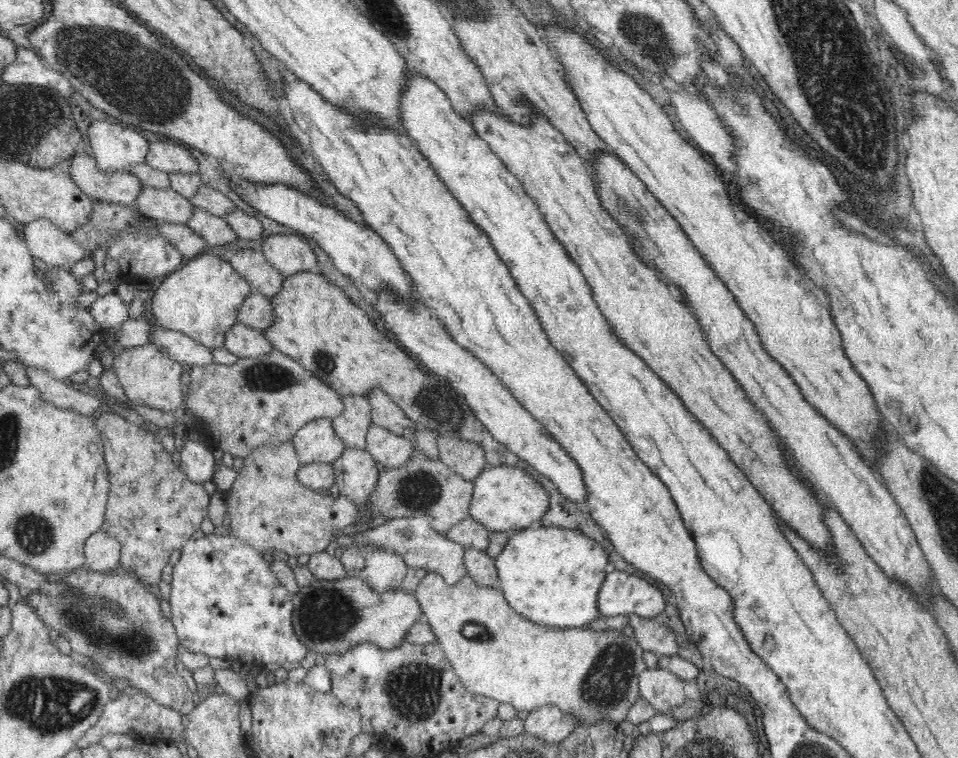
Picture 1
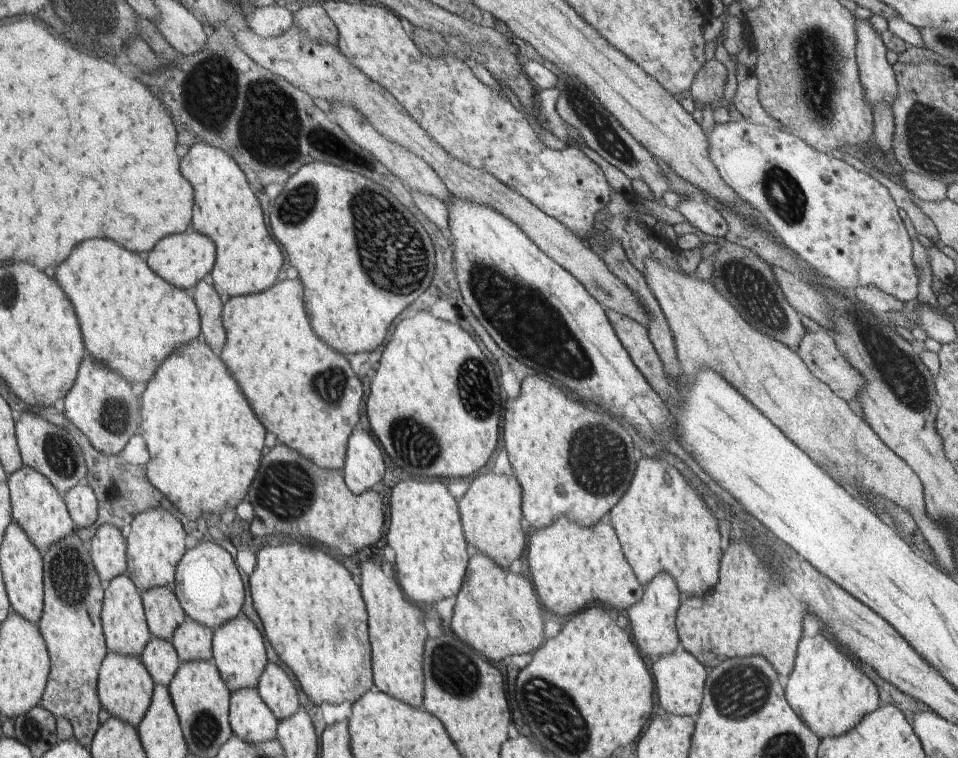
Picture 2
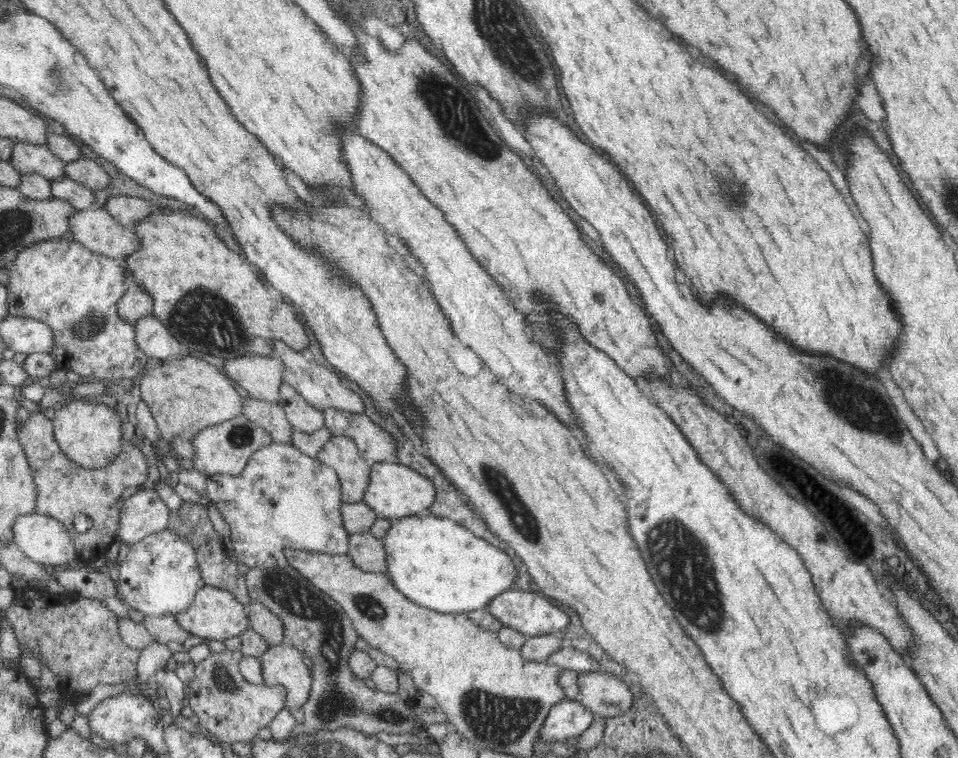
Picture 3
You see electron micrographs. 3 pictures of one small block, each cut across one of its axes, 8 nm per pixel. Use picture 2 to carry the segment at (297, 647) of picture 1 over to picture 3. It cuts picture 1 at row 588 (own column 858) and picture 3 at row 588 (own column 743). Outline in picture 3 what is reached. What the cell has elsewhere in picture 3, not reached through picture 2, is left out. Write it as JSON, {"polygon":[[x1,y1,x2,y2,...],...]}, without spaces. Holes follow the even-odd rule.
{"polygon":[[168,529,133,543,119,566,118,583,124,601,130,608,150,617,175,616,178,611,186,610,196,592,205,585,192,546]]}

